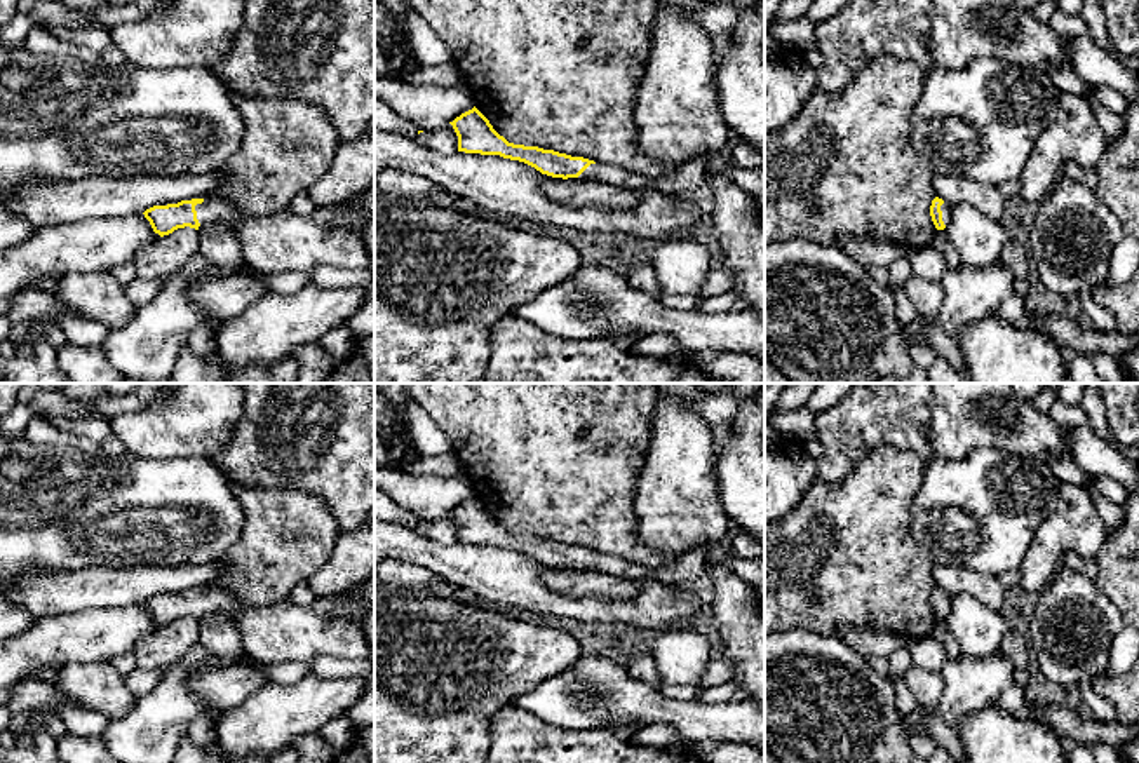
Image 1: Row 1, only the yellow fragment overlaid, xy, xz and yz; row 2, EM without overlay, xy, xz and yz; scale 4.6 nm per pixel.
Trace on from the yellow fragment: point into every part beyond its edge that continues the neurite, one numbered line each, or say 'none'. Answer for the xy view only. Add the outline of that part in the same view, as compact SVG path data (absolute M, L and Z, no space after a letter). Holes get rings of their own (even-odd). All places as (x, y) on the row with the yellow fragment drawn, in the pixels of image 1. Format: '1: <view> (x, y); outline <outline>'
1: xy (218, 218); outline M207 197L195 206L202 256L214 267L239 272L246 268L242 247L235 235L244 219L235 206L223 197Z

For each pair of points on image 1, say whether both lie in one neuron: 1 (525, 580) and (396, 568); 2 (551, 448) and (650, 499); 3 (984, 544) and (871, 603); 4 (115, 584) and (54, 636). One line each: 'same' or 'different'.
1: different
2: different
3: different
4: different

